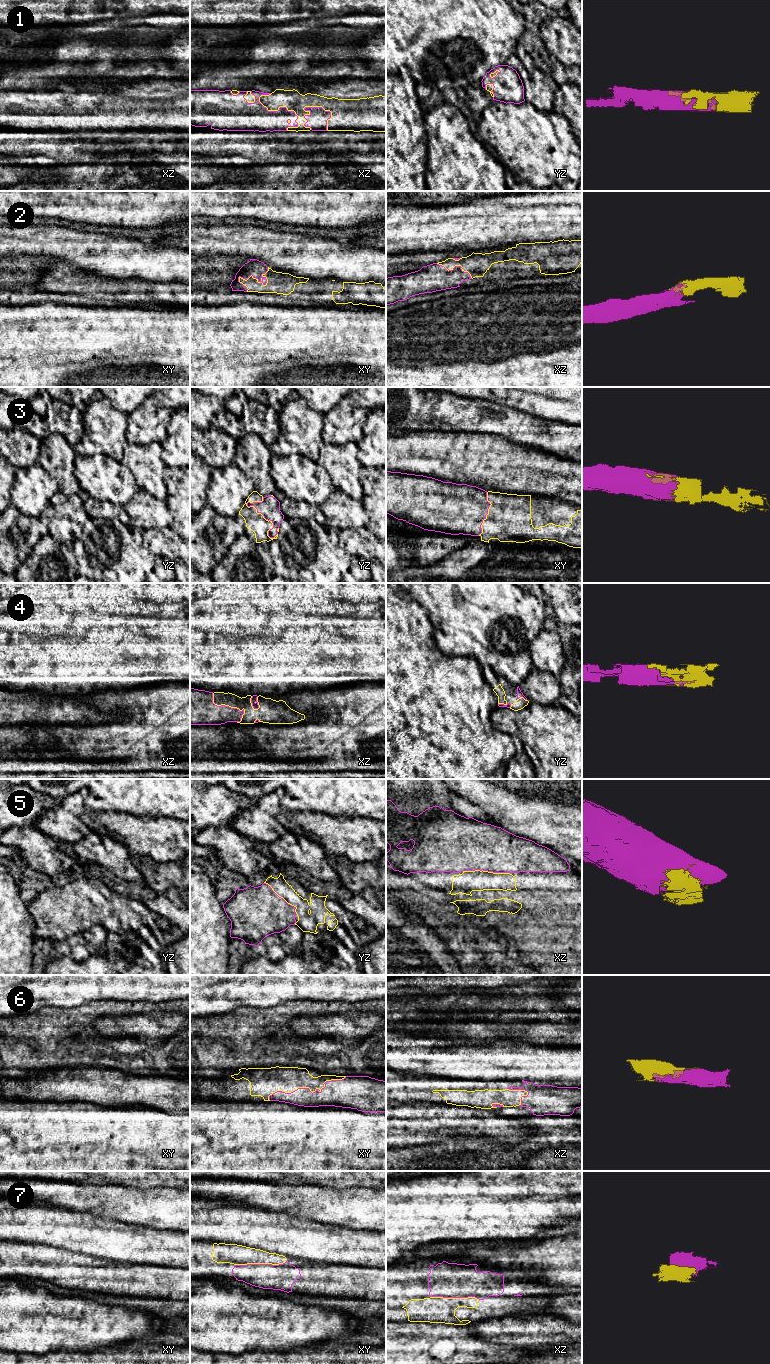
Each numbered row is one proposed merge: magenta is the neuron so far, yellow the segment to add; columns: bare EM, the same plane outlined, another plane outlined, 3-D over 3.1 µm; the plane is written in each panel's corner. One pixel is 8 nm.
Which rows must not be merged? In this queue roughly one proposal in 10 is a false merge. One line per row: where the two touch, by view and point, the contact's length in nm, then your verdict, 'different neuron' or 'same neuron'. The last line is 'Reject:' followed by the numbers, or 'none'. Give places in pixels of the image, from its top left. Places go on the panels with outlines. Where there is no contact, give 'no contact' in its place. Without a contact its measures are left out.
1: contact xz (282, 107); length 400 nm; same neuron
2: contact xy (254, 277); length 280 nm; same neuron
3: contact yz (266, 519); length 360 nm; same neuron
4: contact xz (228, 706); length 320 nm; same neuron
5: contact xz (486, 870); length 380 nm; same neuron
6: contact xy (307, 1088); length 650 nm; same neuron
7: contact xy (260, 1264); length 420 nm; same neuron
Reject: none

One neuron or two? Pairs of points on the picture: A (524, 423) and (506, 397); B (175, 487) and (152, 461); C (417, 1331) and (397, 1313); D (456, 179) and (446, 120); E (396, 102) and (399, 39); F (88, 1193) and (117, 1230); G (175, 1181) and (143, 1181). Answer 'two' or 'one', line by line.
A: two
B: two
C: two
D: one
E: two
F: two
G: one

